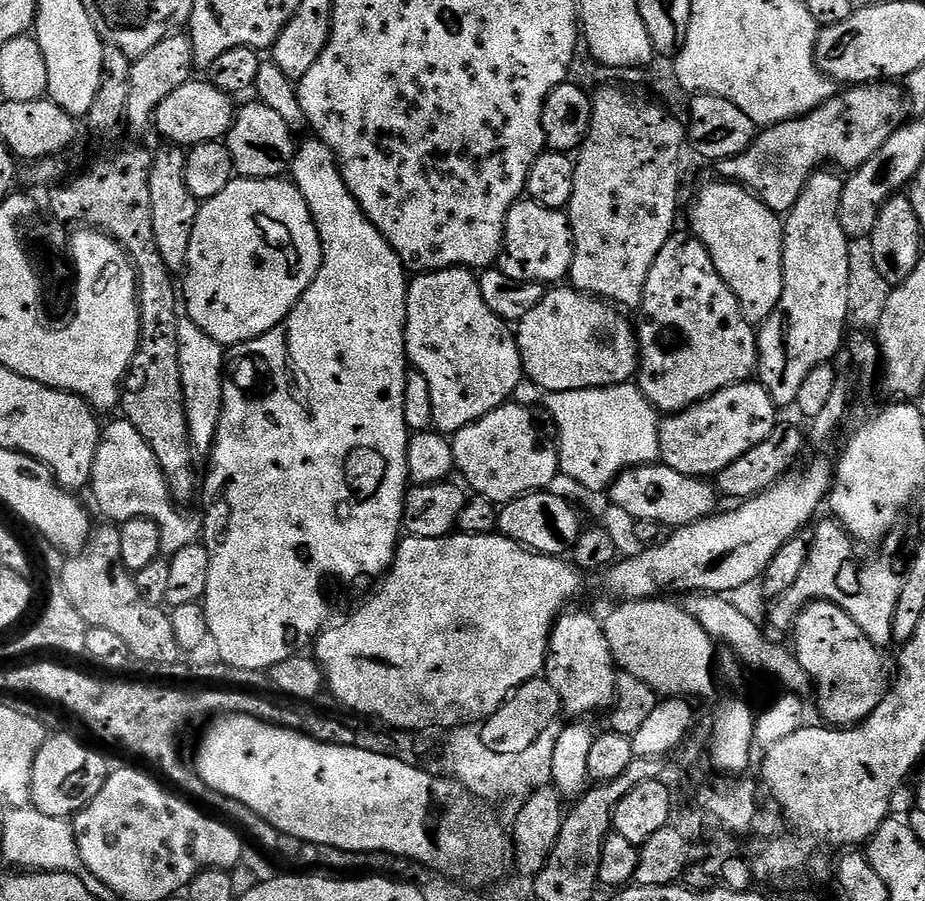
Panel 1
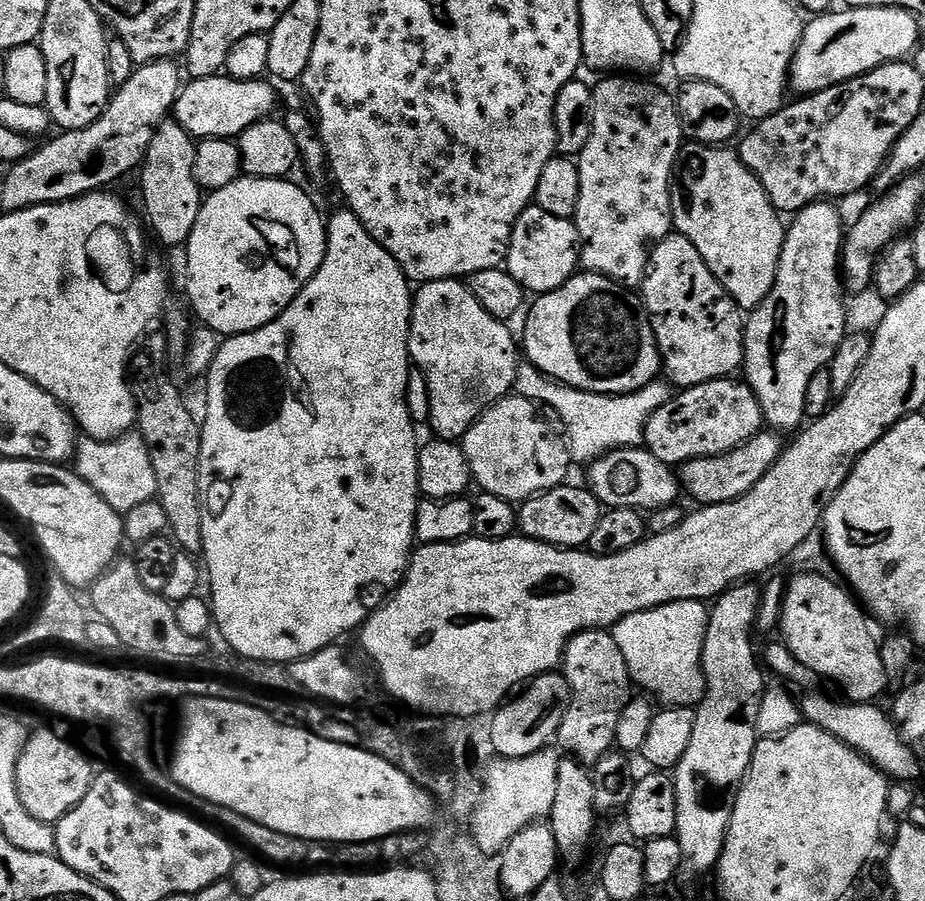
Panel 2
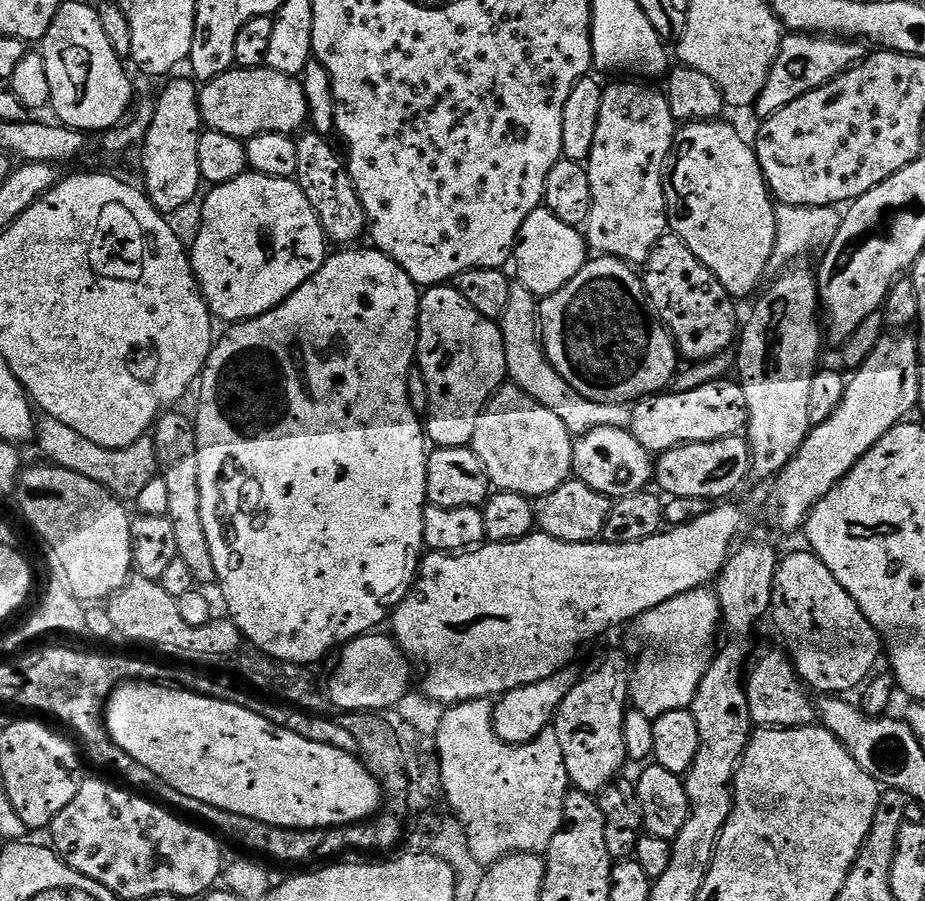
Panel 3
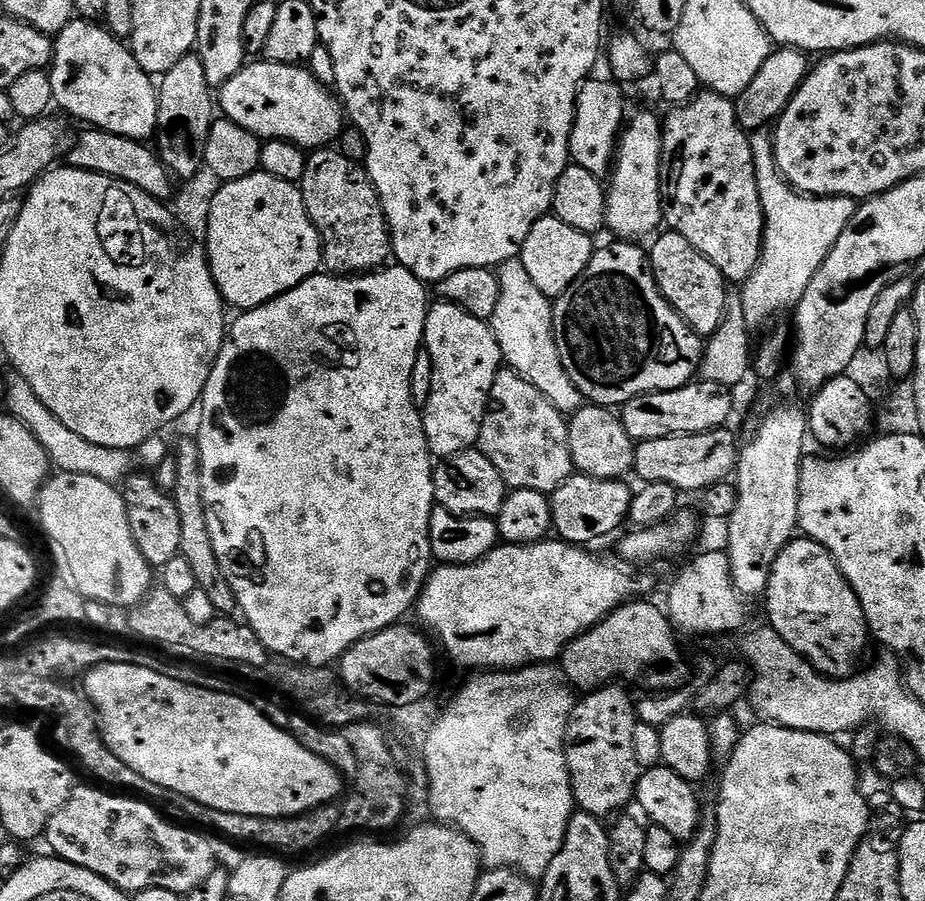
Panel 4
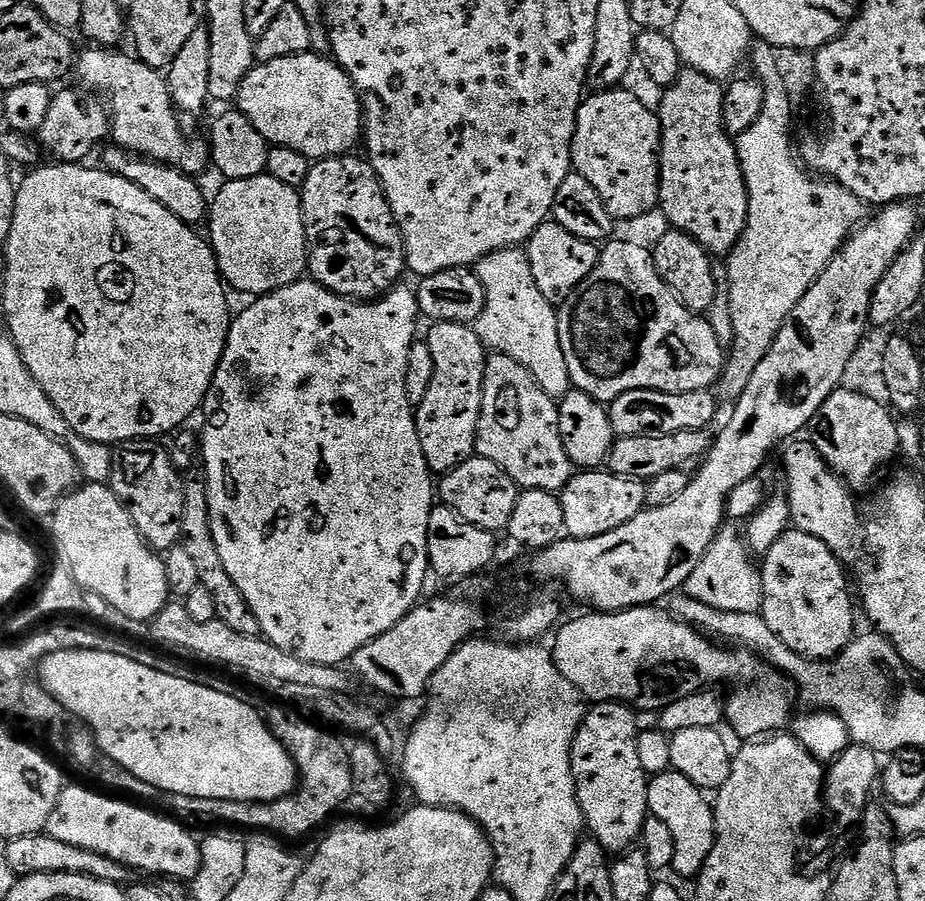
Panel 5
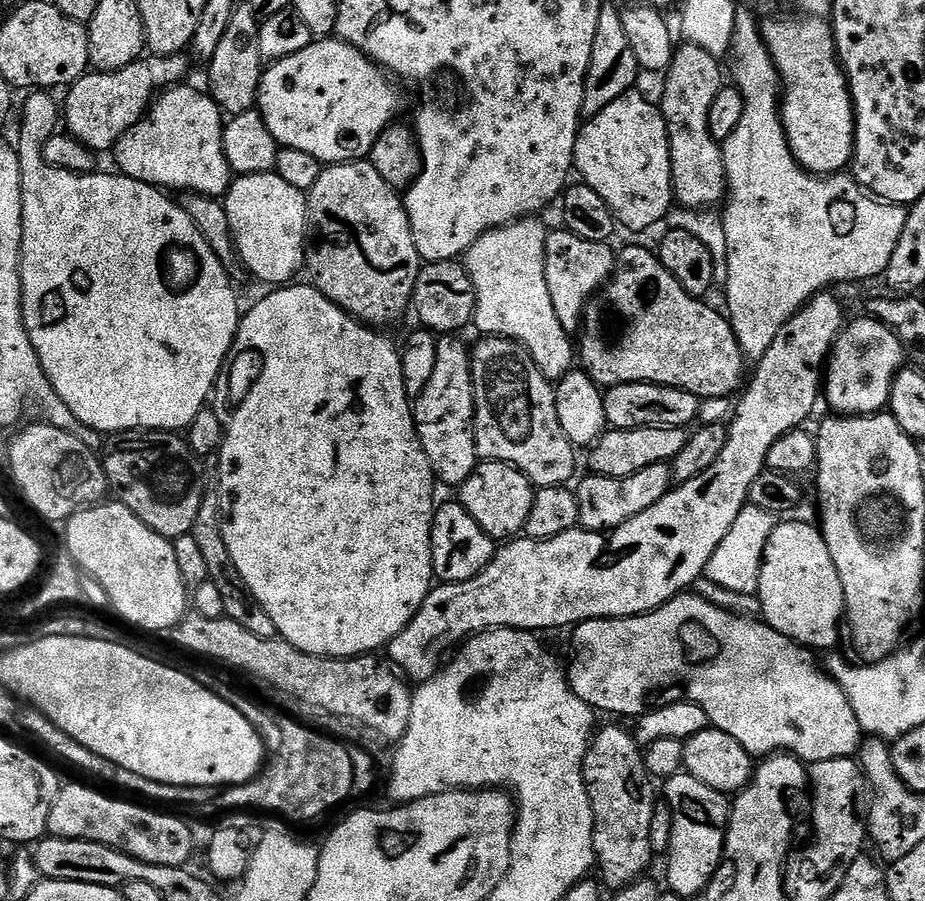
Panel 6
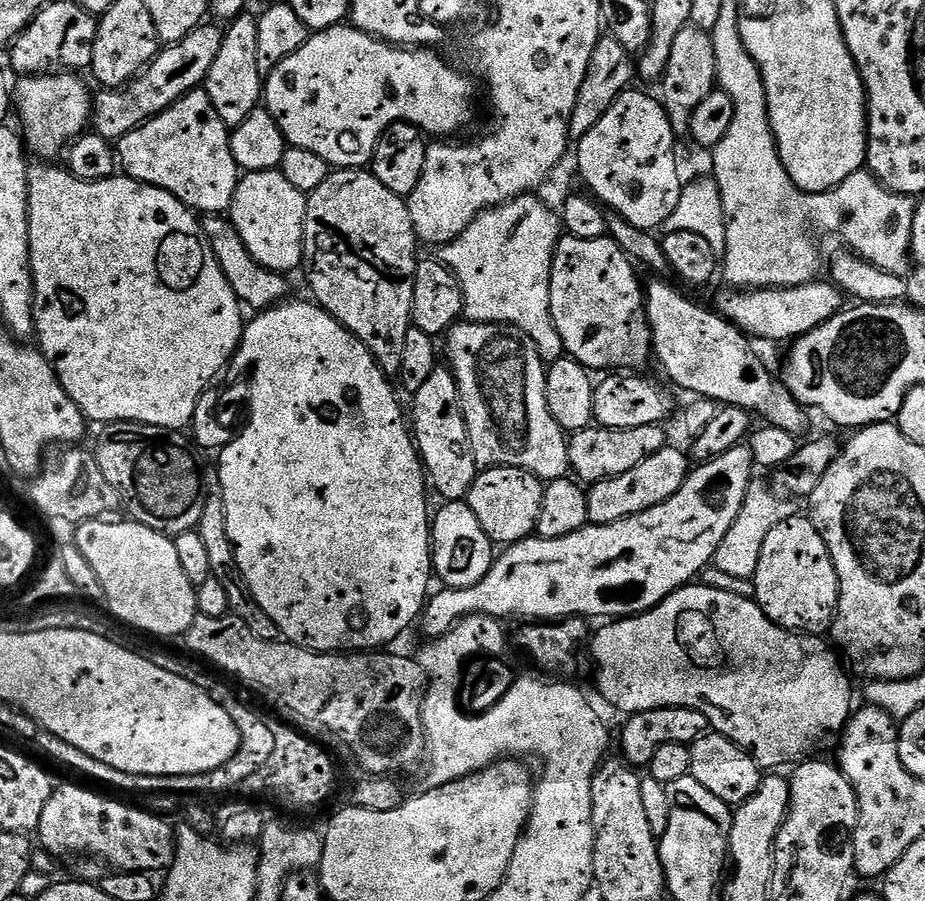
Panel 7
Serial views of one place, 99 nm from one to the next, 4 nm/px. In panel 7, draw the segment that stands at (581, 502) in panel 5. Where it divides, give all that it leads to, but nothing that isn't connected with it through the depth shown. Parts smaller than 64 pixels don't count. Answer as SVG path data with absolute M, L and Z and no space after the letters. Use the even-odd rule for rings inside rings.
M666 446L650 454L646 462L638 462L638 466L634 466L634 470L626 470L626 474L618 474L614 478L606 478L591 485L587 489L589 524L613 524L625 520L678 494L690 471L690 456L685 449L684 453L682 449L672 447Z

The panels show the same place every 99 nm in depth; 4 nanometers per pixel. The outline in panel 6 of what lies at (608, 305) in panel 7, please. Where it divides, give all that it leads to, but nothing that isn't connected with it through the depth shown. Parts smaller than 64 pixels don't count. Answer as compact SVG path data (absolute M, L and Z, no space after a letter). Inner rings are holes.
M549 231L544 246L546 286L550 286L550 302L554 302L554 314L558 314L558 322L562 322L564 328L576 330L581 327L588 299L601 291L612 275L617 253L611 252L608 244L586 242L586 238L578 238L578 234L559 231Z

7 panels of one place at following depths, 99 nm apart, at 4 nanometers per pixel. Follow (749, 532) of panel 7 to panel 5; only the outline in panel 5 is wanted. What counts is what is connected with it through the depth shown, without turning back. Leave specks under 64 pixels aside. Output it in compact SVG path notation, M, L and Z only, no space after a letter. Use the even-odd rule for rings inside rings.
M725 526L720 529L716 541L706 550L702 562L698 562L698 570L686 578L682 592L699 604L705 604L718 610L750 614L760 612L764 607L762 594L762 578L760 568L754 561L753 553L748 547L748 541L736 528Z

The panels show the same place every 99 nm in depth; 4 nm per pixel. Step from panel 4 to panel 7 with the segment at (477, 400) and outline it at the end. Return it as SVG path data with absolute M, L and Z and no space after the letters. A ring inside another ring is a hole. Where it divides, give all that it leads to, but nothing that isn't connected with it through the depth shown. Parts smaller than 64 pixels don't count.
M437 366L434 374L430 374L429 380L422 382L420 389L411 397L412 412L410 408L410 428L414 433L416 441L416 450L420 453L420 461L424 463L424 471L427 479L430 481L431 487L445 501L464 500L467 497L470 486L474 486L478 475L476 459L472 453L470 446L470 438L468 437L468 427L466 426L466 418L462 410L462 402L460 401L460 391L458 390L458 382L456 375L453 374L451 367Z

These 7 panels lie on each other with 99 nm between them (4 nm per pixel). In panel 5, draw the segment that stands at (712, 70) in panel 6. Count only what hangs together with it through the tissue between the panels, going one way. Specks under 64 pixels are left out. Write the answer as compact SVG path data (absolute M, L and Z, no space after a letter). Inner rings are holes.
M685 67L680 73L680 77L676 79L676 83L671 88L663 89L664 97L660 100L660 108L658 107L658 115L660 117L660 203L659 211L664 211L664 216L669 220L671 227L677 232L685 232L690 234L700 243L706 251L713 257L724 258L731 252L732 247L736 245L740 236L744 233L744 227L748 221L748 191L746 190L746 182L742 174L742 166L740 159L736 153L736 141L728 135L726 126L724 125L724 88L721 81L711 80L706 74Z

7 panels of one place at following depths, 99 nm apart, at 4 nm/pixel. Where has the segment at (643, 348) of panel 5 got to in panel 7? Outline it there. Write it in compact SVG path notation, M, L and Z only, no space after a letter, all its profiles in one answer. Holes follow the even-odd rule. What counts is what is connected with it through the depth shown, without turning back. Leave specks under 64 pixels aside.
M664 278L646 288L646 311L648 325L652 327L652 347L655 359L660 359L664 372L680 388L693 392L693 397L713 400L717 405L742 407L751 414L759 415L778 430L797 438L808 428L805 405L795 400L787 383L772 377L764 360L752 349L753 341L739 328L724 319L719 311L703 308L687 300Z

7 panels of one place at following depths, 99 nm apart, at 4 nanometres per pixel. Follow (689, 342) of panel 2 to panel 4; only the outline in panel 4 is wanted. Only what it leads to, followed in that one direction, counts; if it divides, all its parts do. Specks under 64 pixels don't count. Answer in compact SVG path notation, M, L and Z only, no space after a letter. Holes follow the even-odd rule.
M664 230L652 242L650 263L658 290L697 334L702 338L712 336L723 322L726 311L726 294L730 288L724 275L718 270L718 266L714 266L714 262L710 262L710 258L694 250L694 246L690 246L690 242L682 238L682 234Z

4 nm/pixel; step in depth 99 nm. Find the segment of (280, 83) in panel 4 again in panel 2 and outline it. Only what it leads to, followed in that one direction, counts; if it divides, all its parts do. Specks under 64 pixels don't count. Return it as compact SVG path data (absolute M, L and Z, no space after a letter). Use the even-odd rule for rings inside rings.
M227 74L207 76L201 80L189 79L181 87L180 97L176 99L174 114L176 119L188 133L194 138L208 140L209 138L222 138L230 140L238 138L250 126L254 126L259 120L267 120L273 115L276 108L276 92L267 84L267 79L235 80Z

